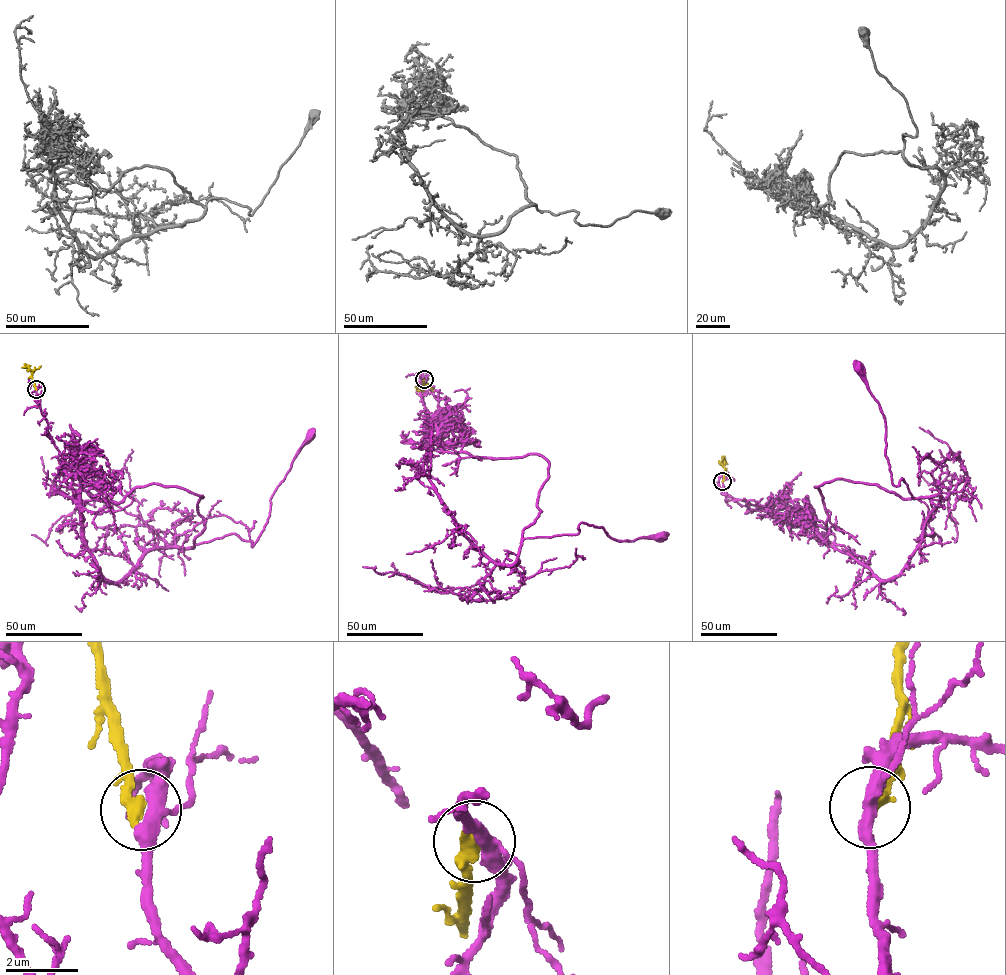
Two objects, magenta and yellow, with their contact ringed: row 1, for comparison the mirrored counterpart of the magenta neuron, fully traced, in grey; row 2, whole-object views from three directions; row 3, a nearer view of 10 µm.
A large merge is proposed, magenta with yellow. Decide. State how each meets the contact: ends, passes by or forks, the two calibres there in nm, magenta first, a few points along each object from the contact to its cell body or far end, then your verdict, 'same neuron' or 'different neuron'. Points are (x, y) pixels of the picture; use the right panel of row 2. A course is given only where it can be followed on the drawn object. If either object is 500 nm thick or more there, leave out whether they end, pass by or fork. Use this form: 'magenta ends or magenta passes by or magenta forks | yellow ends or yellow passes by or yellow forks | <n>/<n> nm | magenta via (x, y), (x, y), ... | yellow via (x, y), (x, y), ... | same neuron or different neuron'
magenta forks | yellow ends | 340/420 nm | magenta via (722, 481), (824, 528), (825, 482), (915, 498), (892, 483), (858, 365) | yellow via (722, 481), (724, 460), (722, 464) | same neuron

